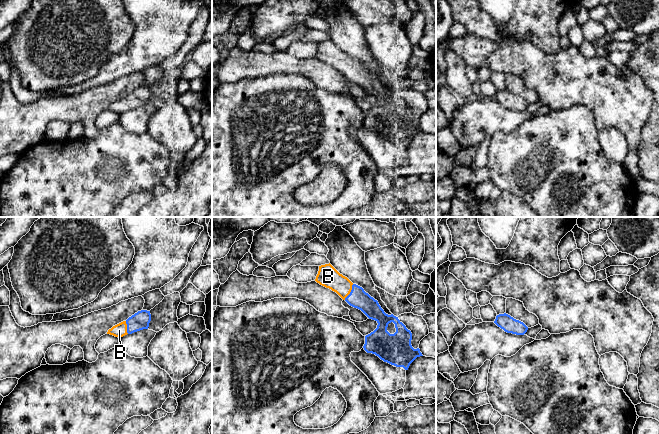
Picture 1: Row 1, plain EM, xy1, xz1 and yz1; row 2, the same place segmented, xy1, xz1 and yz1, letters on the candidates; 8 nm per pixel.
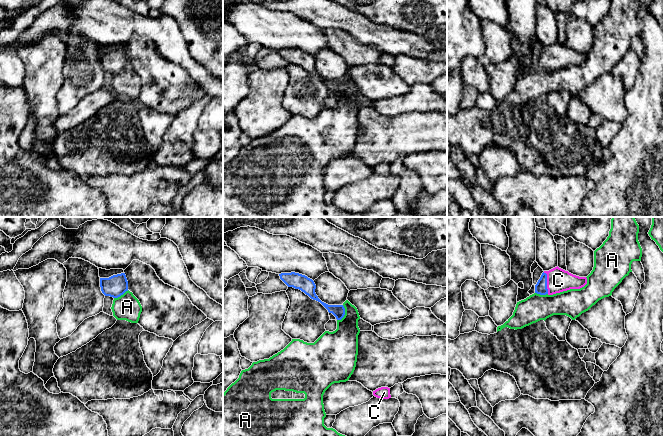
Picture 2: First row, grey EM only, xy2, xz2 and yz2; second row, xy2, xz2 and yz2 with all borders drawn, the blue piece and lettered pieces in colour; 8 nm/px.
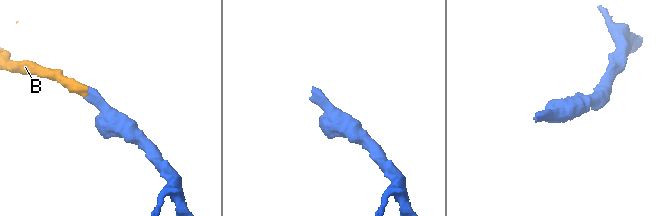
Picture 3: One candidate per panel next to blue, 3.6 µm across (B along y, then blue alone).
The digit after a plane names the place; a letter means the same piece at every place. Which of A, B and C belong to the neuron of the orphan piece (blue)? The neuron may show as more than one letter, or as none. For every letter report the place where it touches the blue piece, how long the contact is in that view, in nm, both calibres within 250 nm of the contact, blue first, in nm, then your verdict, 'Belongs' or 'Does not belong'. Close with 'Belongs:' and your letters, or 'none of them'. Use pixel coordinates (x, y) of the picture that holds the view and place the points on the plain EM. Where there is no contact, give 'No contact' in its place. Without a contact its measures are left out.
A: Touches blue at xz2 (344, 90). Shared border 140 nm. Thickness 100 nm (blue) against 260 nm. Does not belong
B: Touches blue at xz1 (350, 68). Shared border 150 nm. Thickness 160 nm (blue) against 170 nm. Belongs
C: Touches blue at yz2 (546, 58). Shared border 180 nm. Thickness 100 nm (blue) against 190 nm. Belongs
Belongs: B, C

